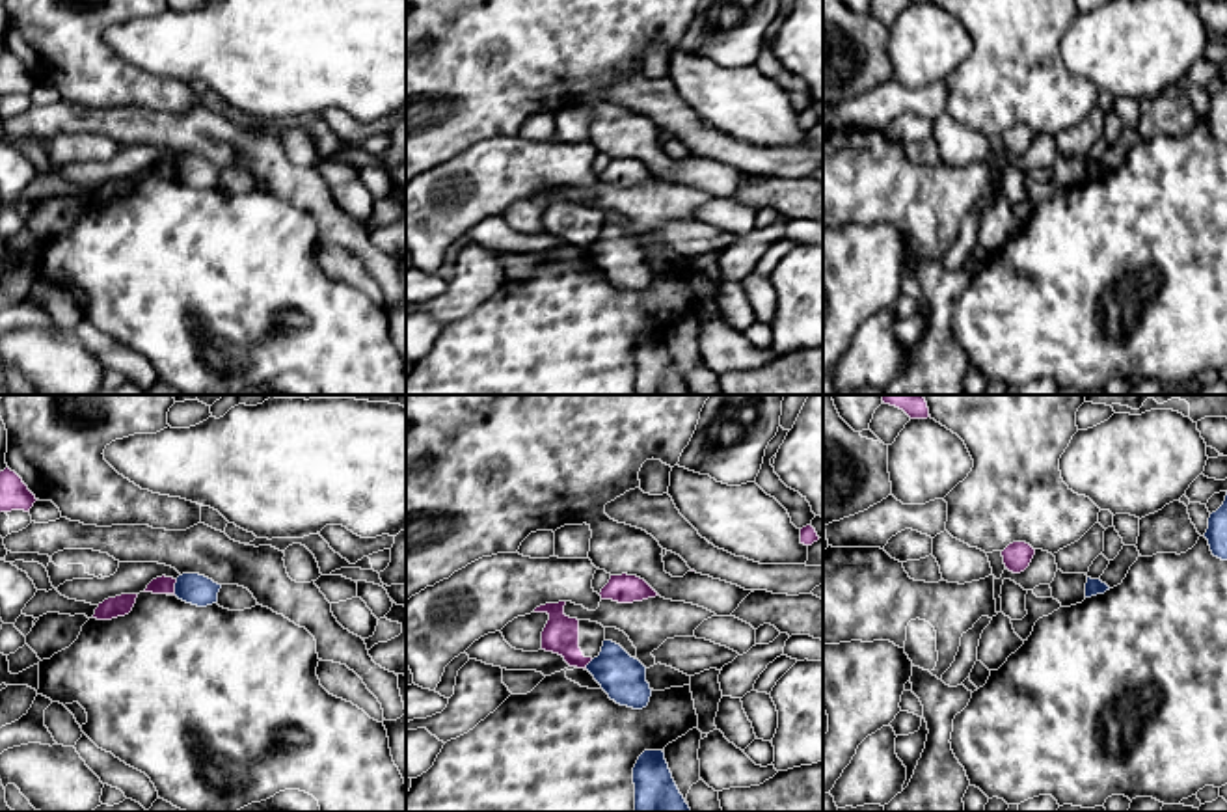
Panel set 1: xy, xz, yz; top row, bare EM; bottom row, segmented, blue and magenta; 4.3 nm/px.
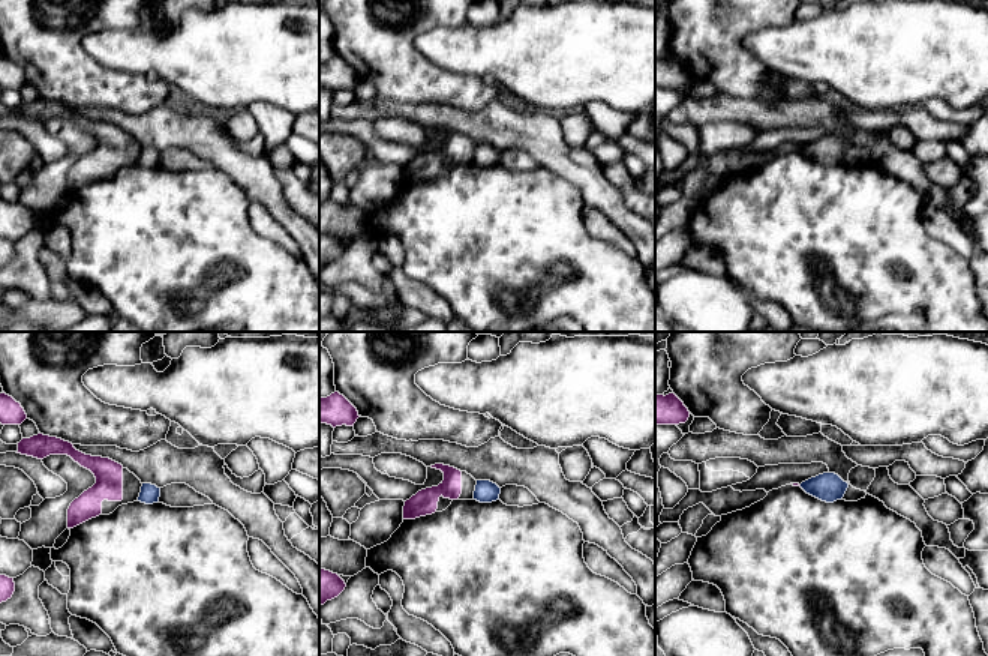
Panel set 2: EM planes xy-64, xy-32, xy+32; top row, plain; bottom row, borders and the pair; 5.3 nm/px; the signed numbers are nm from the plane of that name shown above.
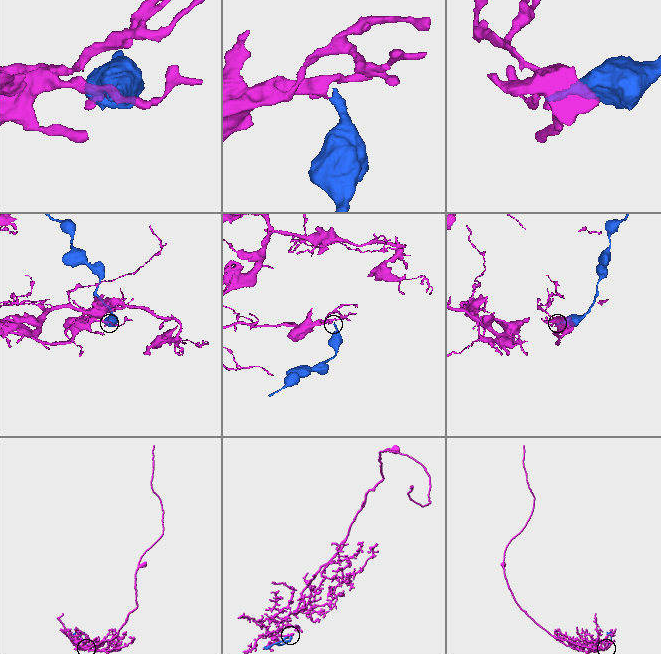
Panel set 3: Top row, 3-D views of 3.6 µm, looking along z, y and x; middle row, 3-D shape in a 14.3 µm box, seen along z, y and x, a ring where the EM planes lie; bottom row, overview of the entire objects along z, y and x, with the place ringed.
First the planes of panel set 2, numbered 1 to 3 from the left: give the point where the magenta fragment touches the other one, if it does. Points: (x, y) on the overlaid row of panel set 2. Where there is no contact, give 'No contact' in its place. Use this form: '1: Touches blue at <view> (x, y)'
1: No contact
2: No contact
3: No contact

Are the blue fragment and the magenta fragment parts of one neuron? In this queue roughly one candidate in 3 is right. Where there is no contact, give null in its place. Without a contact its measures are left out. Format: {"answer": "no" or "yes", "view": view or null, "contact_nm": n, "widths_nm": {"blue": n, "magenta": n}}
{"answer": "no", "view": "xy", "contact_nm": 70, "widths_nm": {"blue": 130, "magenta": 80}}

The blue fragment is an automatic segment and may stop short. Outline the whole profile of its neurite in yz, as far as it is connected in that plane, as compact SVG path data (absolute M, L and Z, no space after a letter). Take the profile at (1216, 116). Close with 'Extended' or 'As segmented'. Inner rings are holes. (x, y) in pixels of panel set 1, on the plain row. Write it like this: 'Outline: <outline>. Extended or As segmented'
Outline: M1227 78L1223 88L1210 97L1205 115L1214 140L1227 143Z. As segmented

